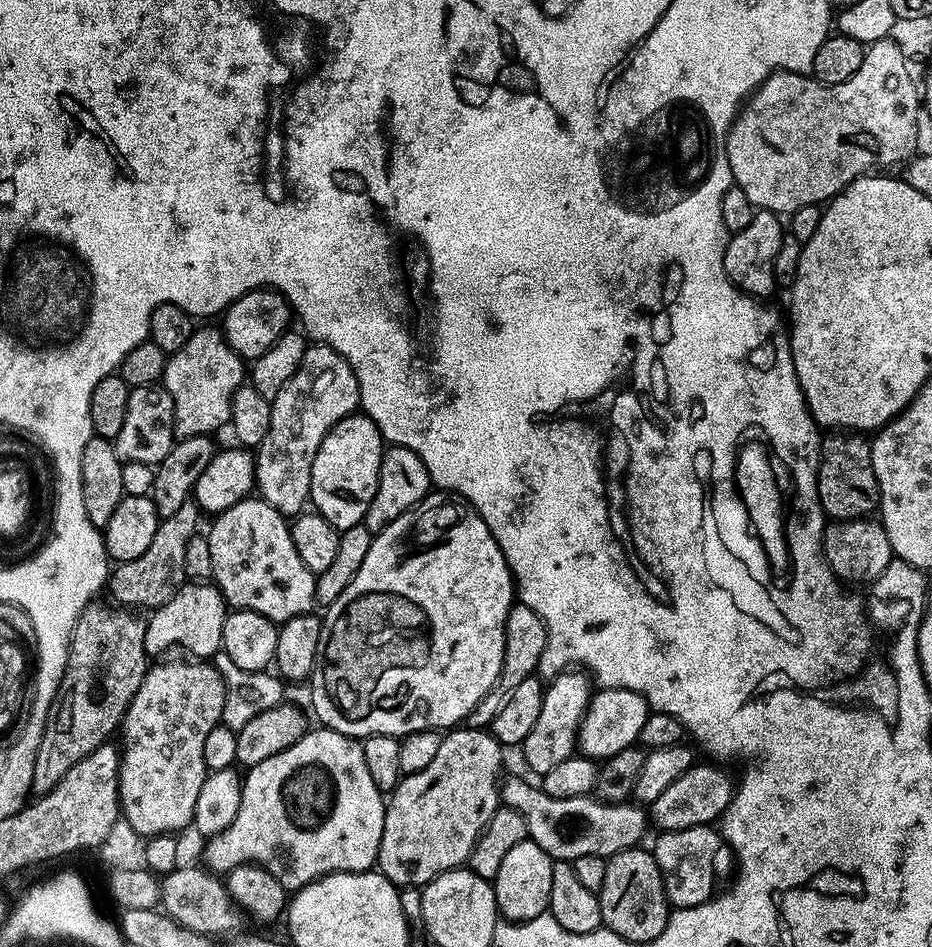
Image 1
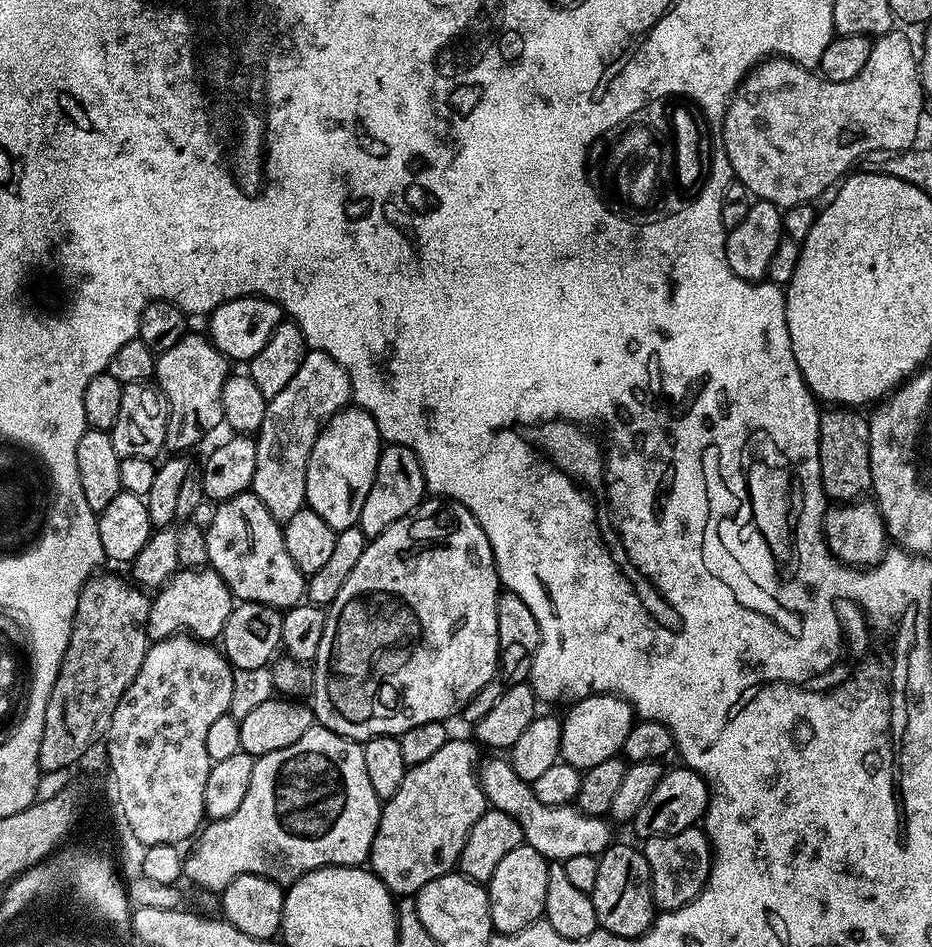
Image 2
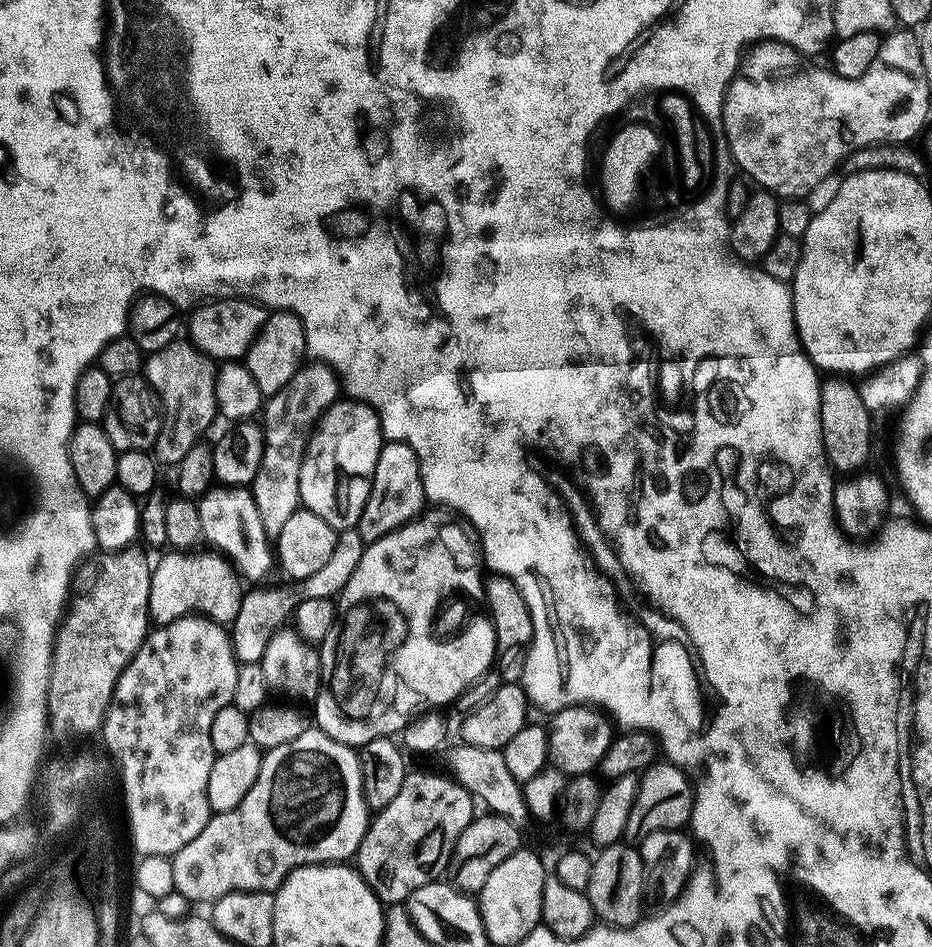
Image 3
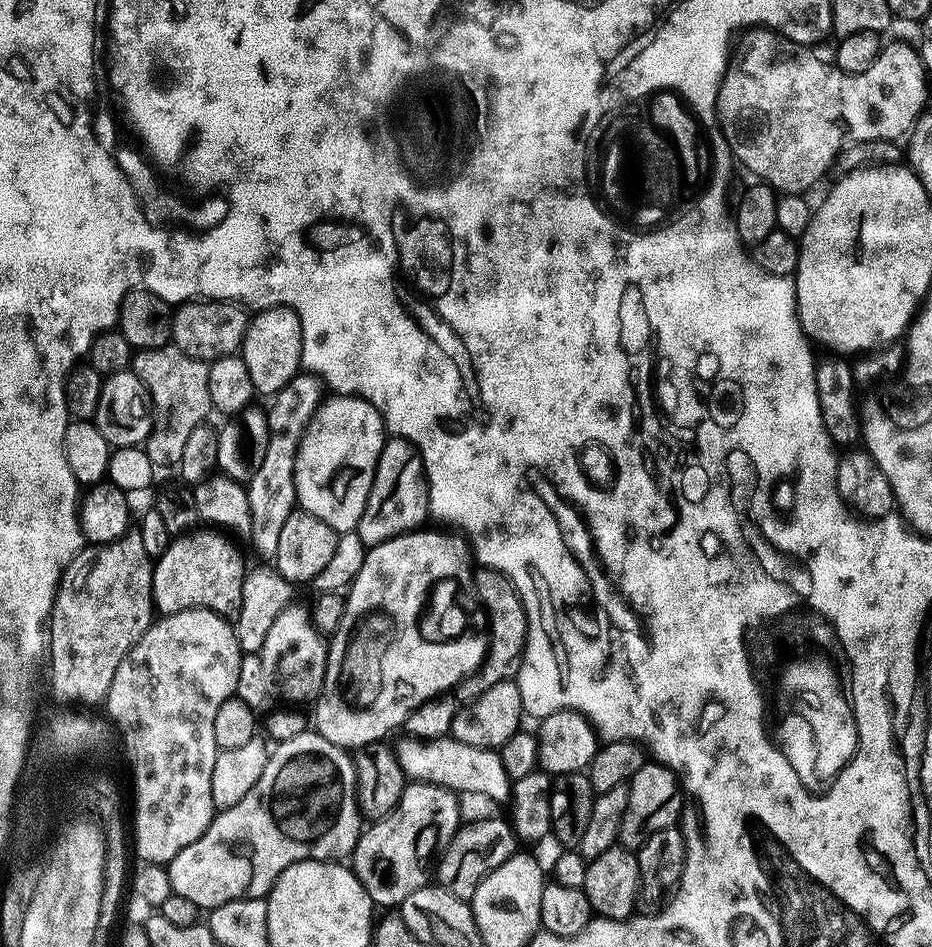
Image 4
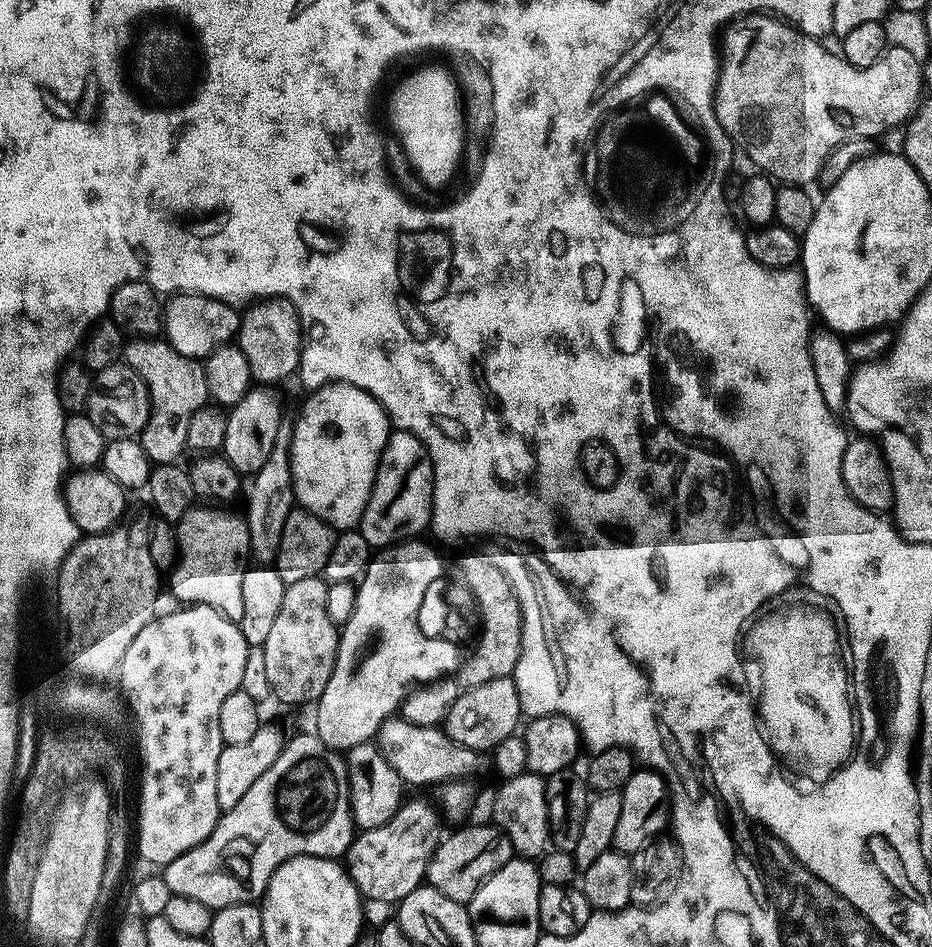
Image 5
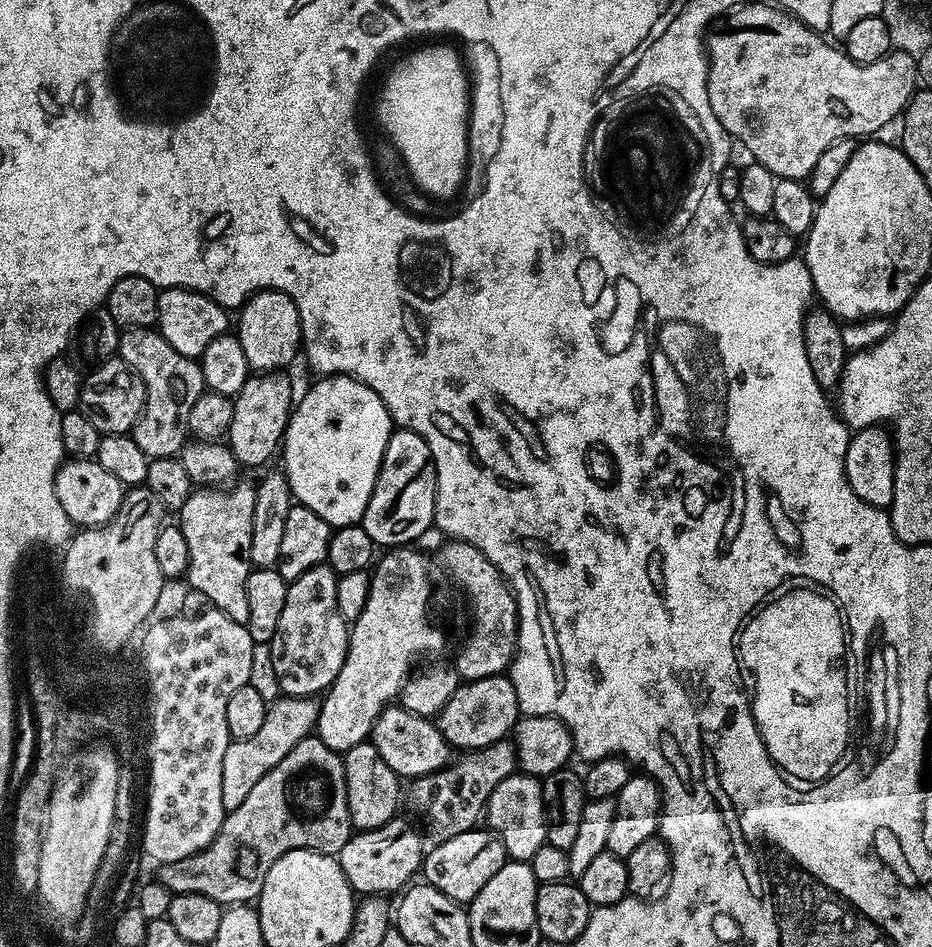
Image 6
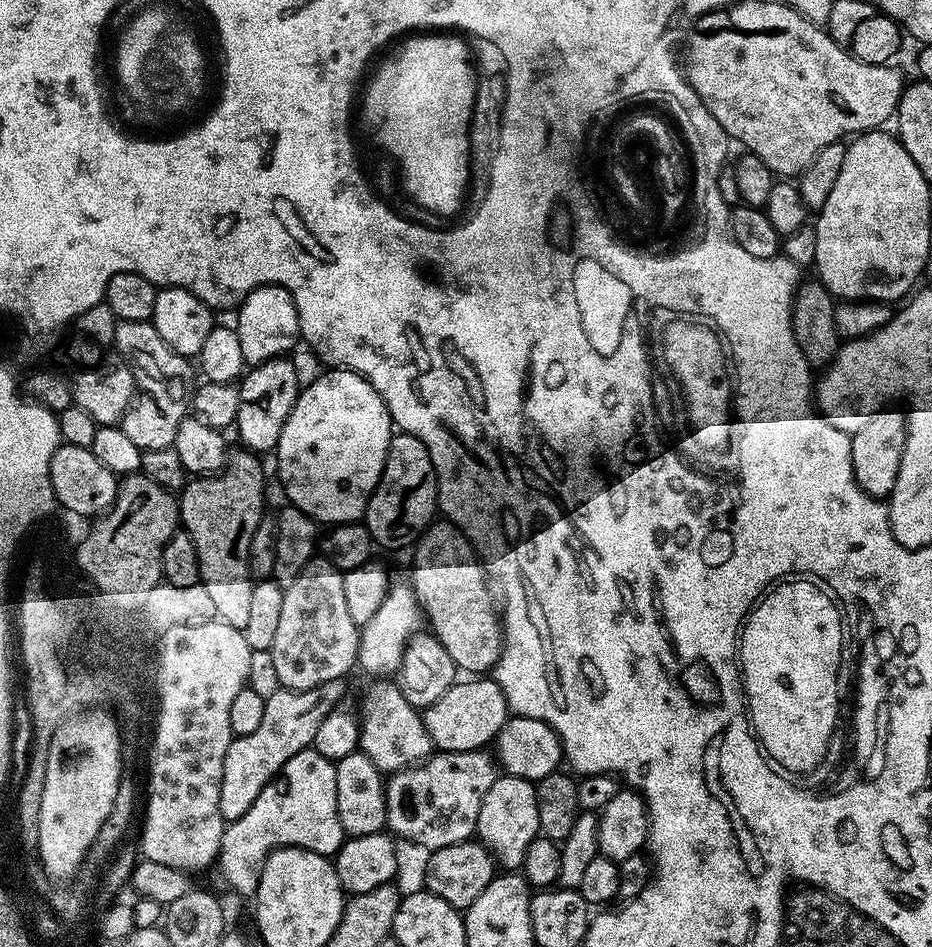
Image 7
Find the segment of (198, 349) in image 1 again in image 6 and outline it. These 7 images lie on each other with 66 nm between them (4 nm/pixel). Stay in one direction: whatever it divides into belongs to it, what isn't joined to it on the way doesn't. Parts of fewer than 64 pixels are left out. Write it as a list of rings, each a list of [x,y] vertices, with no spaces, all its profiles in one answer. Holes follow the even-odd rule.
[[[130,328],[121,331],[119,359],[125,360],[144,383],[144,412],[130,433],[142,454],[149,460],[176,456],[189,439],[187,421],[194,402],[205,392],[199,363],[191,356],[178,354],[170,342],[152,328]]]

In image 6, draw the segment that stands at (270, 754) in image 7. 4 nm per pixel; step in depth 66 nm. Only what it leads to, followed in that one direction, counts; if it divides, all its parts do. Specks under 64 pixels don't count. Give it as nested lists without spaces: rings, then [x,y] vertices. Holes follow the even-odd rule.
[[[284,696],[277,699],[269,707],[266,718],[262,726],[258,729],[258,734],[245,740],[232,740],[226,750],[226,758],[222,758],[222,806],[225,813],[234,811],[242,802],[246,802],[246,794],[254,790],[258,783],[258,778],[262,778],[294,746],[299,740],[304,740],[316,727],[316,719],[320,717],[320,700],[310,696]]]

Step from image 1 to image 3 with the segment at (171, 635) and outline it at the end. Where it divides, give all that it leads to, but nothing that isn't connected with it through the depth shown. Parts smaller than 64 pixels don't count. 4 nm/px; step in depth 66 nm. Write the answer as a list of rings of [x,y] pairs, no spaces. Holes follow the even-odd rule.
[[[171,550],[165,551],[160,561],[155,561],[154,567],[152,568],[152,581],[150,582],[150,602],[148,603],[148,615],[150,617],[151,623],[153,625],[159,626],[162,624],[169,624],[170,622],[174,622],[178,618],[182,618],[183,616],[191,616],[193,614],[200,617],[207,617],[215,624],[222,624],[225,626],[231,625],[232,619],[238,614],[238,606],[240,605],[240,598],[242,595],[242,587],[240,588],[240,584],[242,585],[241,579],[238,577],[238,574],[234,568],[228,563],[227,560],[224,559],[223,556],[217,554],[212,550],[204,550],[208,552],[200,552],[201,550],[196,550],[193,552],[173,552]]]

